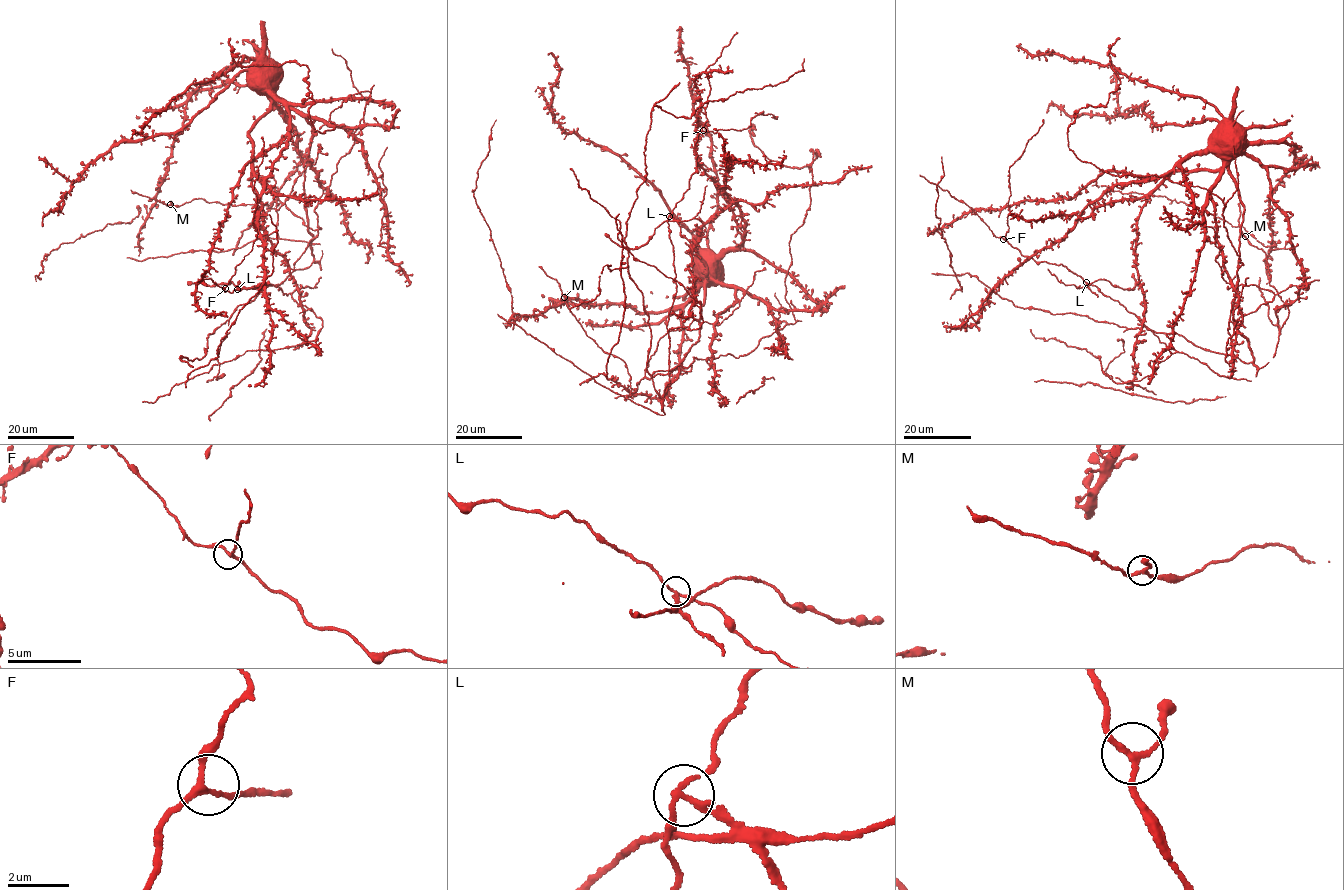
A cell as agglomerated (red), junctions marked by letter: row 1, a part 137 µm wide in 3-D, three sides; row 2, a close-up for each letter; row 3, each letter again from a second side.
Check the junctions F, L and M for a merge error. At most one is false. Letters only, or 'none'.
L

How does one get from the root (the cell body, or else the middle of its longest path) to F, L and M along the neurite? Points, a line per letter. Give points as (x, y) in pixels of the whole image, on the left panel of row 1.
F: (259, 79), (270, 107), (248, 133), (265, 238), (284, 258), (303, 321), (323, 325), (278, 286), (225, 288)
L: (259, 79), (270, 107), (248, 133), (265, 238), (284, 258), (303, 321), (323, 325), (278, 286), (237, 289)
M: (259, 79), (252, 79), (264, 79), (293, 127), (300, 159), (271, 208), (199, 198), (170, 204)

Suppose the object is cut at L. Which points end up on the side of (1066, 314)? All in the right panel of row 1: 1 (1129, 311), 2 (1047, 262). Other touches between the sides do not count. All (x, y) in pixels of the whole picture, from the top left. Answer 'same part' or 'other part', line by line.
1: same part
2: same part

